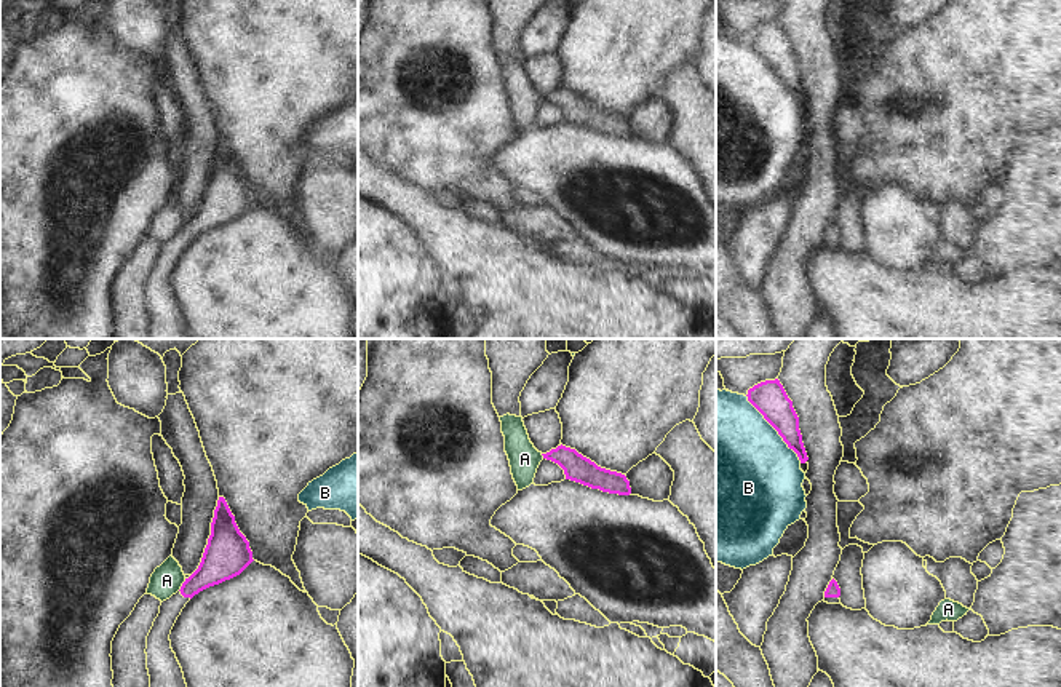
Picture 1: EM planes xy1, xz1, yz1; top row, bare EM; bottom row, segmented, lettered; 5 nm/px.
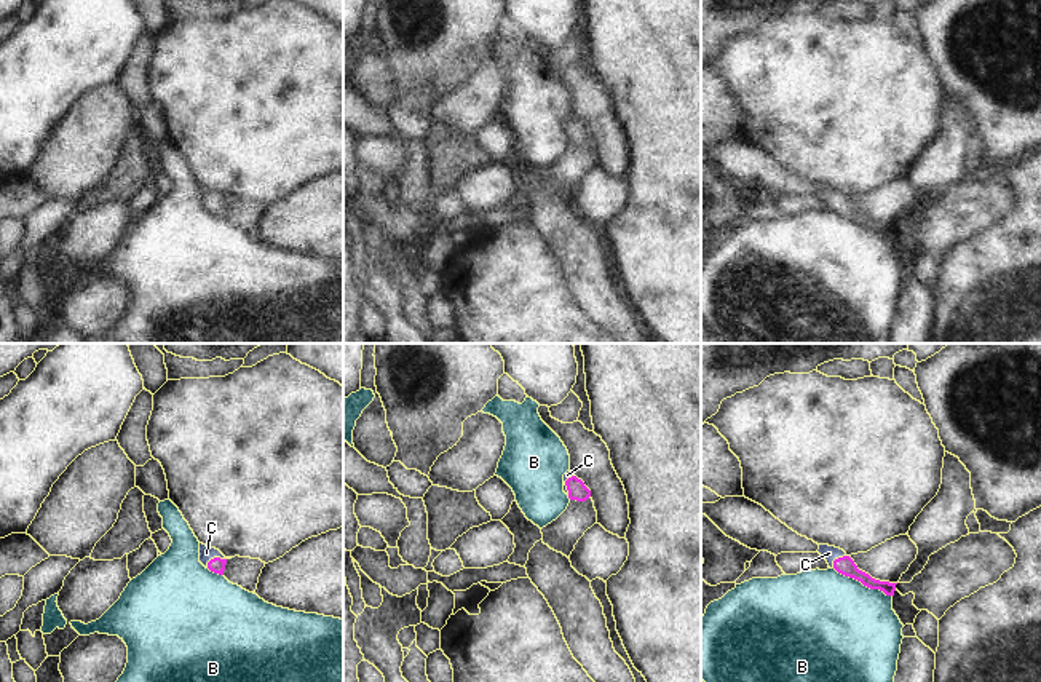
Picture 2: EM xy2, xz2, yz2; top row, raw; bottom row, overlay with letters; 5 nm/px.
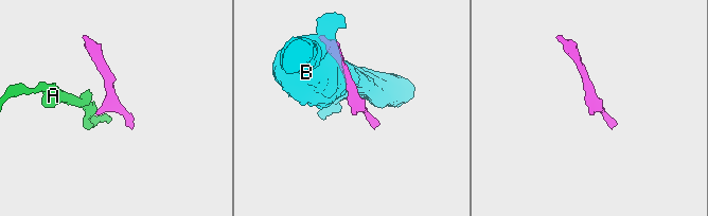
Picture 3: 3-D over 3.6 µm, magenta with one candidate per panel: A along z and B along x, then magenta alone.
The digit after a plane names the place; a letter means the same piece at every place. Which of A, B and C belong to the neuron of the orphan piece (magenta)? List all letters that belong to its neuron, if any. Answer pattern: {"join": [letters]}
{"join": ["C"]}

